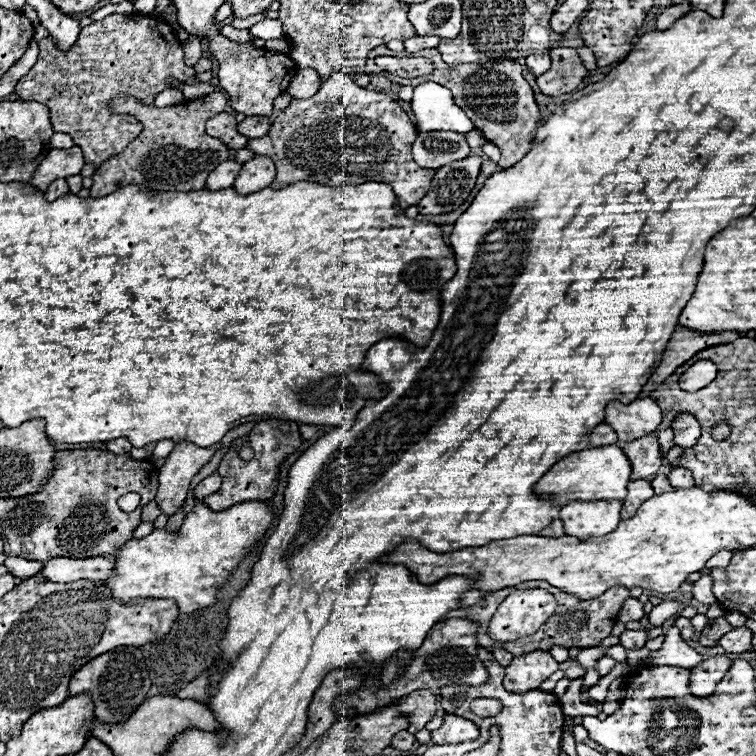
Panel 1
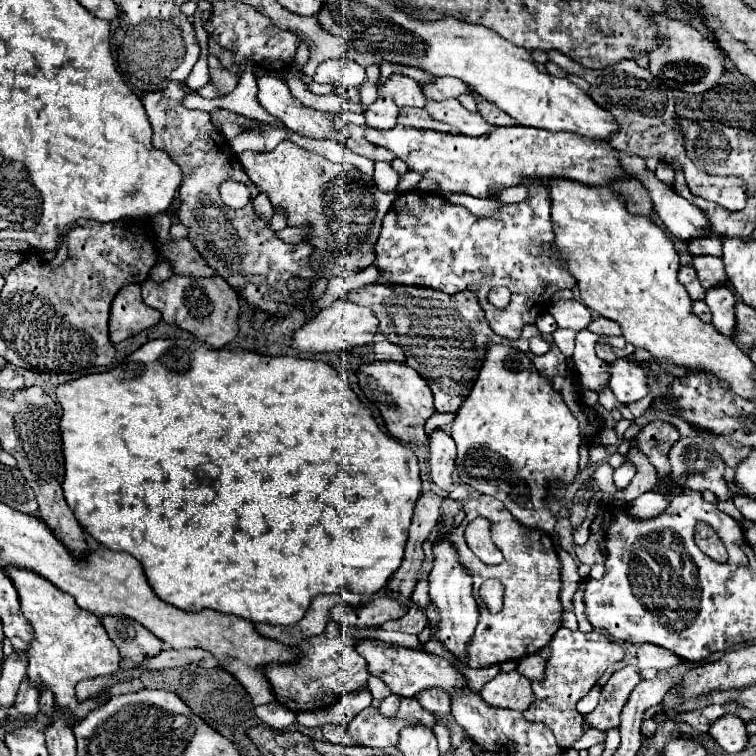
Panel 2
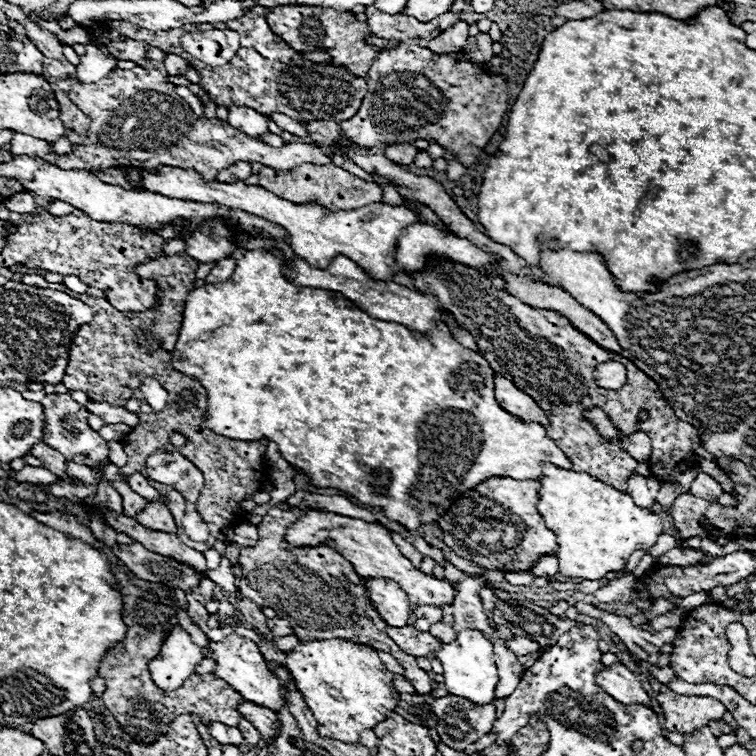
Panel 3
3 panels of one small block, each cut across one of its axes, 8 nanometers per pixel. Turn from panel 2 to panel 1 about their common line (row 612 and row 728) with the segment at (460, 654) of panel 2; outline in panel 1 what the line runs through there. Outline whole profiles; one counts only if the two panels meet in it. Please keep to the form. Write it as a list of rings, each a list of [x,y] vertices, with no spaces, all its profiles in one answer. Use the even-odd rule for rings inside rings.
[[[446,714],[444,724],[432,732],[434,744],[456,744],[456,742],[466,742],[476,738],[478,738],[478,726],[454,714]]]

